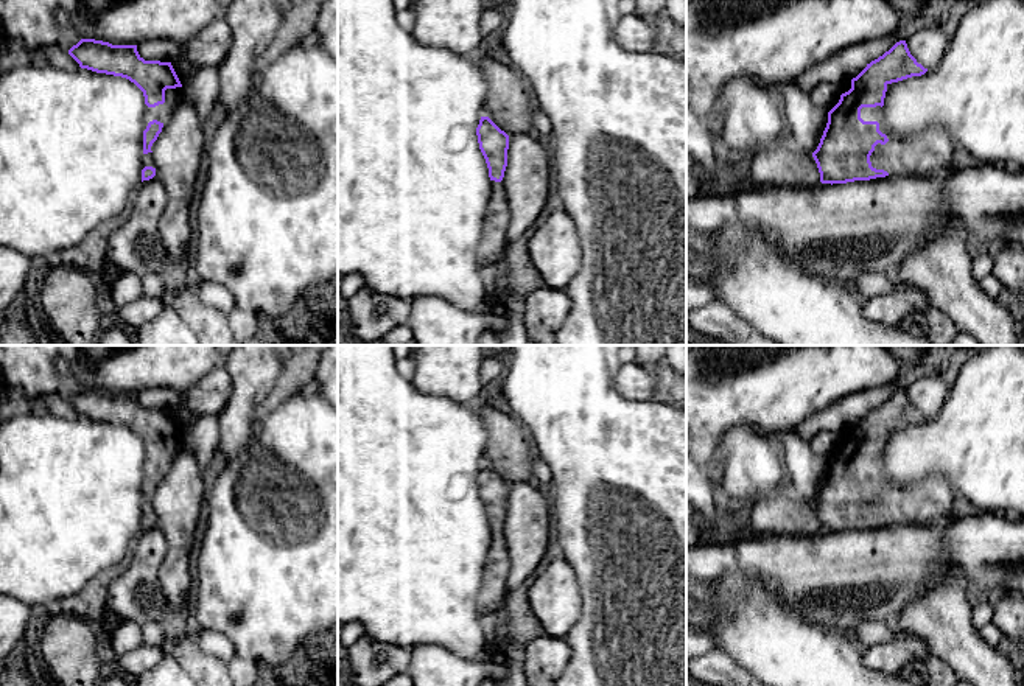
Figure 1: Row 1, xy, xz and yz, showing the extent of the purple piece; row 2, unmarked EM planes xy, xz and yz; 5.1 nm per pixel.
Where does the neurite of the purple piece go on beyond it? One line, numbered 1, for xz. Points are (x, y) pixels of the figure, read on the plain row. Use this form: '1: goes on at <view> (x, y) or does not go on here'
1: goes on at xz (494, 590)

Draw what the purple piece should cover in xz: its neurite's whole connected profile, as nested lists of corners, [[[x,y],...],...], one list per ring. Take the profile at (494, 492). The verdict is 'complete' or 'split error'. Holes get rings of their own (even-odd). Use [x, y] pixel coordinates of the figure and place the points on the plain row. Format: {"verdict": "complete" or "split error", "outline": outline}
{"verdict": "split error", "outline": [[[481,465],[476,476],[479,498],[489,516],[492,530],[492,548],[489,551],[489,562],[484,571],[482,590],[478,596],[478,613],[490,619],[507,593],[506,569],[507,549],[504,543],[503,526],[507,515],[509,484],[501,479],[489,465]]]}

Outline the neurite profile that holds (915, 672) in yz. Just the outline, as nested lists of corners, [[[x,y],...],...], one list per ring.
[[[907,663],[900,669],[900,675],[914,684],[928,684],[928,667],[924,663]]]

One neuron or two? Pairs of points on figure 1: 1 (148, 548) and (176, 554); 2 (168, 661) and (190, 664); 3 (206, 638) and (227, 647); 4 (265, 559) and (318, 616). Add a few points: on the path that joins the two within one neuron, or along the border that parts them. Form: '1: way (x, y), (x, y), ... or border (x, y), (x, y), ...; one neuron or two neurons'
1: border (154, 524), (167, 543), (159, 570), (162, 588); two neurons
2: border (165, 649), (184, 669); two neurons
3: way (210, 641), (223, 647); one neuron
4: way (279, 573), (308, 602); one neuron

